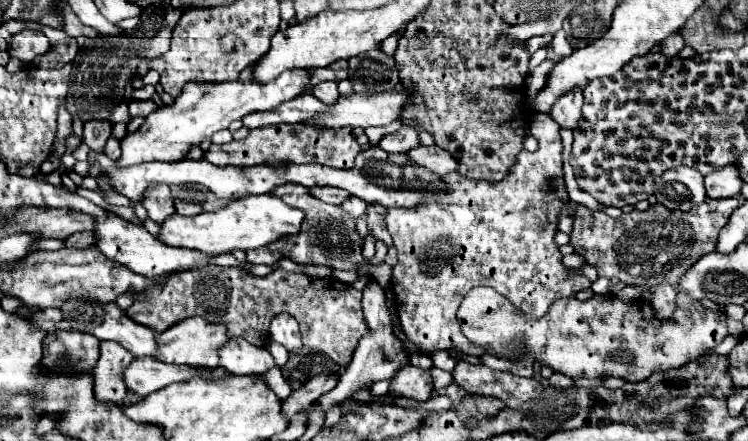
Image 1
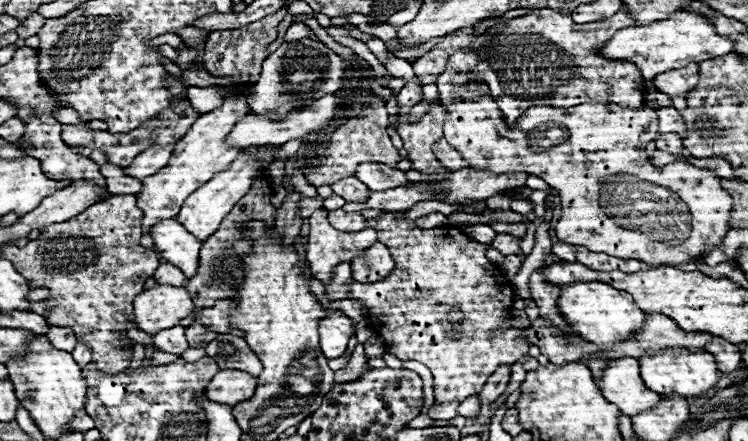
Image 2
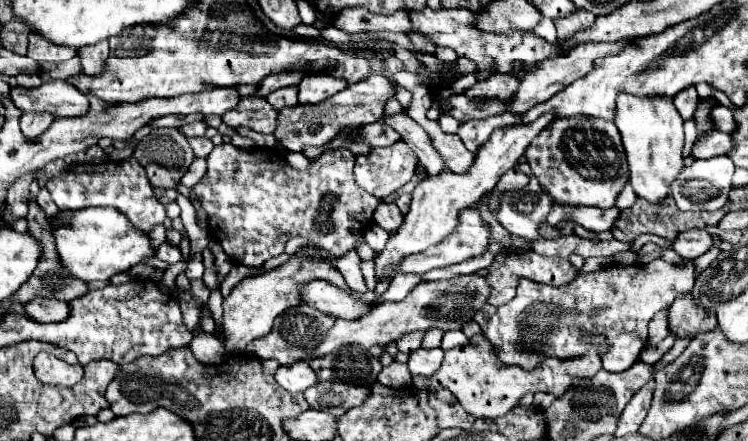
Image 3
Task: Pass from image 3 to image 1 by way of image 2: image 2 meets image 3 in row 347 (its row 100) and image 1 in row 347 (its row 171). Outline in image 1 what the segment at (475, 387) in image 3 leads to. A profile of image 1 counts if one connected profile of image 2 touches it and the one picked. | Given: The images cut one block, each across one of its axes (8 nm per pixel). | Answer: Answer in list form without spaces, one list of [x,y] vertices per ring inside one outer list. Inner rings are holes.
[[[478,286],[472,288],[466,298],[462,300],[458,308],[458,322],[462,326],[462,334],[476,346],[492,348],[498,354],[504,354],[512,350],[516,354],[516,362],[526,356],[534,354],[536,362],[540,366],[550,366],[554,372],[564,374],[568,378],[608,378],[608,376],[620,376],[630,382],[638,382],[648,378],[652,372],[668,370],[668,368],[678,368],[684,366],[686,362],[700,358],[702,352],[716,348],[726,336],[726,316],[706,310],[698,300],[692,300],[684,294],[684,290],[678,292],[676,298],[676,314],[668,322],[660,322],[648,302],[632,302],[626,304],[614,294],[594,294],[590,300],[576,300],[576,298],[560,298],[550,306],[548,314],[544,318],[524,318],[512,302],[508,302],[500,292],[488,288],[488,286]]]

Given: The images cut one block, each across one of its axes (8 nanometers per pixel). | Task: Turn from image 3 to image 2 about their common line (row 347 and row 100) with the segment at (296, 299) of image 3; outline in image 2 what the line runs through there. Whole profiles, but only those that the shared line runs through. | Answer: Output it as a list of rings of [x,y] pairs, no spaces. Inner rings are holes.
[[[230,96],[230,98],[226,98],[220,108],[202,114],[192,124],[188,134],[180,142],[176,142],[168,166],[164,166],[164,170],[158,170],[156,174],[152,174],[152,178],[144,180],[144,190],[138,196],[138,208],[144,212],[144,218],[146,218],[146,220],[142,220],[144,235],[142,235],[140,244],[143,247],[152,248],[152,237],[148,234],[154,224],[158,224],[160,220],[176,218],[176,214],[180,212],[180,206],[184,204],[184,200],[196,188],[200,188],[204,182],[208,182],[220,170],[226,170],[230,166],[230,162],[236,160],[240,150],[228,146],[226,144],[226,136],[232,132],[232,126],[240,118],[244,118],[244,114],[250,114],[250,112],[252,110],[250,110],[250,106],[248,106],[244,96]]]

